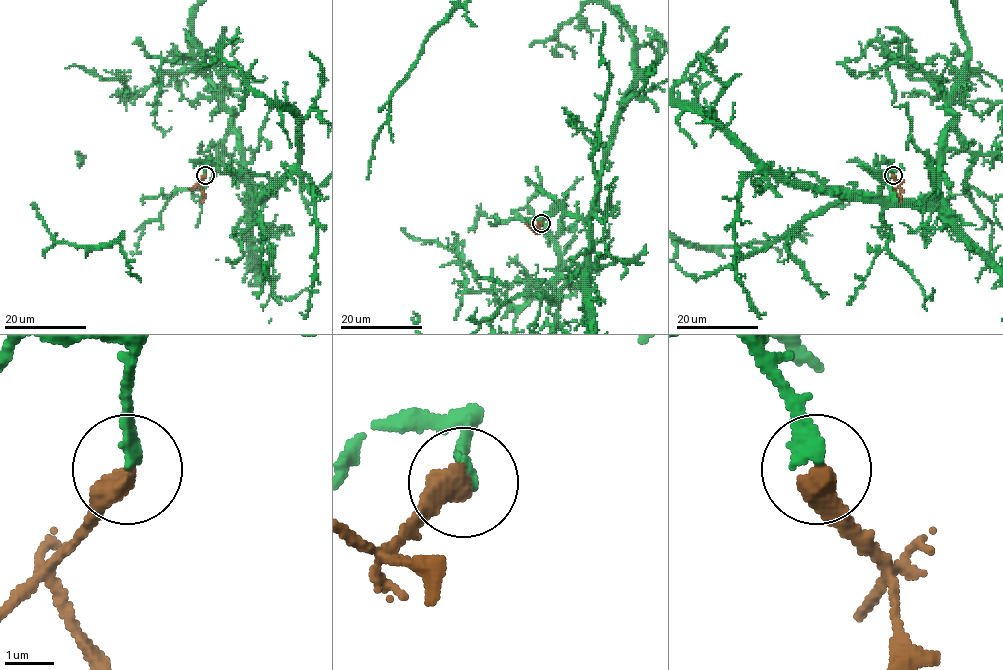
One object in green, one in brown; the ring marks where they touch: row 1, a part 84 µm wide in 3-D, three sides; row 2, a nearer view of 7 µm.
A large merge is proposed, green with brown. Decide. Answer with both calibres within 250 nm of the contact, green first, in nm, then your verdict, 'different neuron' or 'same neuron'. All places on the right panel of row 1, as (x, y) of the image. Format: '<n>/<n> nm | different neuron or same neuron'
280/500 nm | same neuron

